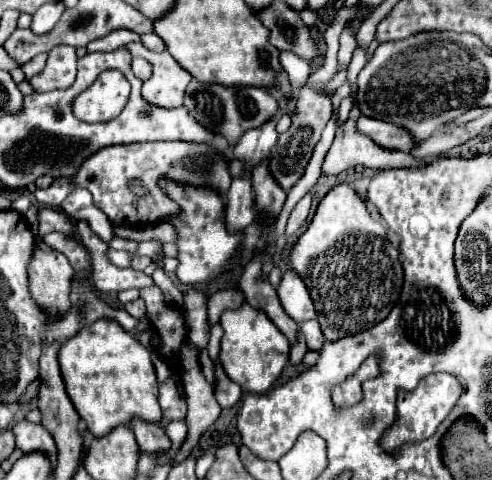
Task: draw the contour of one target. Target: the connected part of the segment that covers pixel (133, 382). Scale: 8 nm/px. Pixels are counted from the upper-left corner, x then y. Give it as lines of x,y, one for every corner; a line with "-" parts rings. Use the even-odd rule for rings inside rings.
99,319
83,327
59,349
61,375
67,395
93,437
103,437
119,425
129,425
131,419
159,423
163,411
159,407
159,381
151,363
151,353
119,323

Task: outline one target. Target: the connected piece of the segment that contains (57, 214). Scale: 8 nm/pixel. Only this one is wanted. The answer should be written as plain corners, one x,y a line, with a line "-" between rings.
41,207
39,209
39,233
45,235
51,231
61,231
61,233
67,233
69,237
75,237
75,227
63,211
51,209
51,207

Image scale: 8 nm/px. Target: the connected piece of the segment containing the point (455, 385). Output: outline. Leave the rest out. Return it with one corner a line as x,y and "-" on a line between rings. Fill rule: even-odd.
437,373
437,375
425,377
415,391
399,391
399,397
397,397
397,419
383,433
383,437
379,439
379,445
387,453
395,453
403,445
419,443
419,441
429,439
437,431
437,427
445,421
445,417
451,413
451,409
455,407
455,403
457,403
461,393
463,393
461,383
453,375
447,375
447,373

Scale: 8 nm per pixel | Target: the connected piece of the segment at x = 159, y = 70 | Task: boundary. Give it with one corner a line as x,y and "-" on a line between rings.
129,43
127,49
131,55
141,55
153,65
153,75
143,83
143,99
151,105
163,109
175,109
183,105
183,95
187,83
193,79
179,67
179,63
171,57
169,51
147,51
143,43

